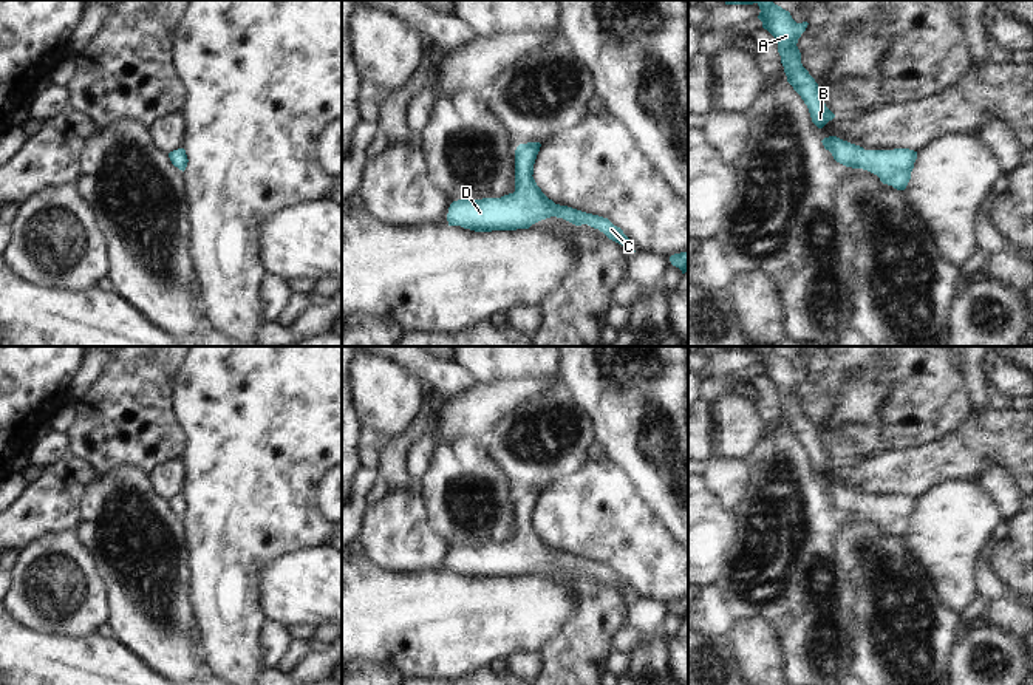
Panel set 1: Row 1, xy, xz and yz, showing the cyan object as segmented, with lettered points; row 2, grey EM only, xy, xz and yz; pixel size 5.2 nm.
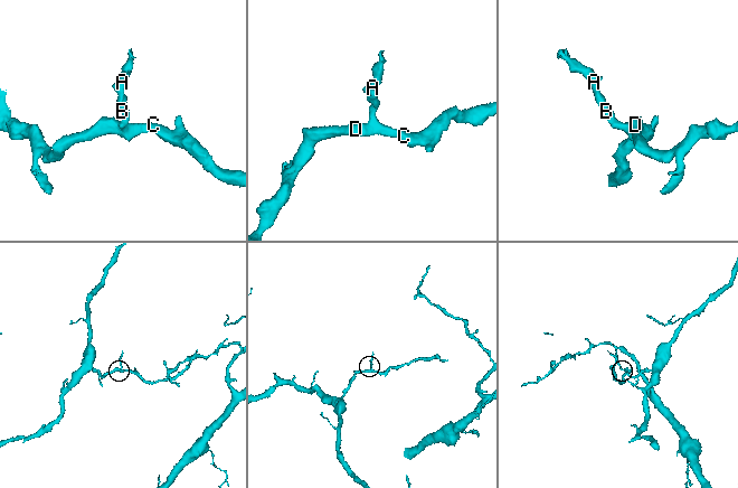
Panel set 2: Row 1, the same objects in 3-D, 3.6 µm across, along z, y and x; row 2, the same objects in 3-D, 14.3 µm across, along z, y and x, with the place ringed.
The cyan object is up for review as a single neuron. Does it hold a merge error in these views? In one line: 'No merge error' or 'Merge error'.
No merge error

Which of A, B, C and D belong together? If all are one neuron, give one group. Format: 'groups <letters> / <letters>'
groups A B C D

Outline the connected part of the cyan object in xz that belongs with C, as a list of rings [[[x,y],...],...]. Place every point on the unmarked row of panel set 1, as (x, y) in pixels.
[[[540,489],[520,490],[515,496],[515,538],[501,544],[461,544],[448,554],[448,572],[475,578],[529,575],[532,571],[557,563],[575,572],[588,571],[634,600],[634,592],[623,577],[608,564],[586,560],[549,546],[534,526],[534,510]]]

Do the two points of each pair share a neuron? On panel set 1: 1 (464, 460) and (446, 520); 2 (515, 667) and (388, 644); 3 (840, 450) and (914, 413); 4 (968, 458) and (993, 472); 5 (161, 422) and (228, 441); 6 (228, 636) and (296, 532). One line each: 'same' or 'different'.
1: same
2: different
3: same
4: different
5: different
6: same

